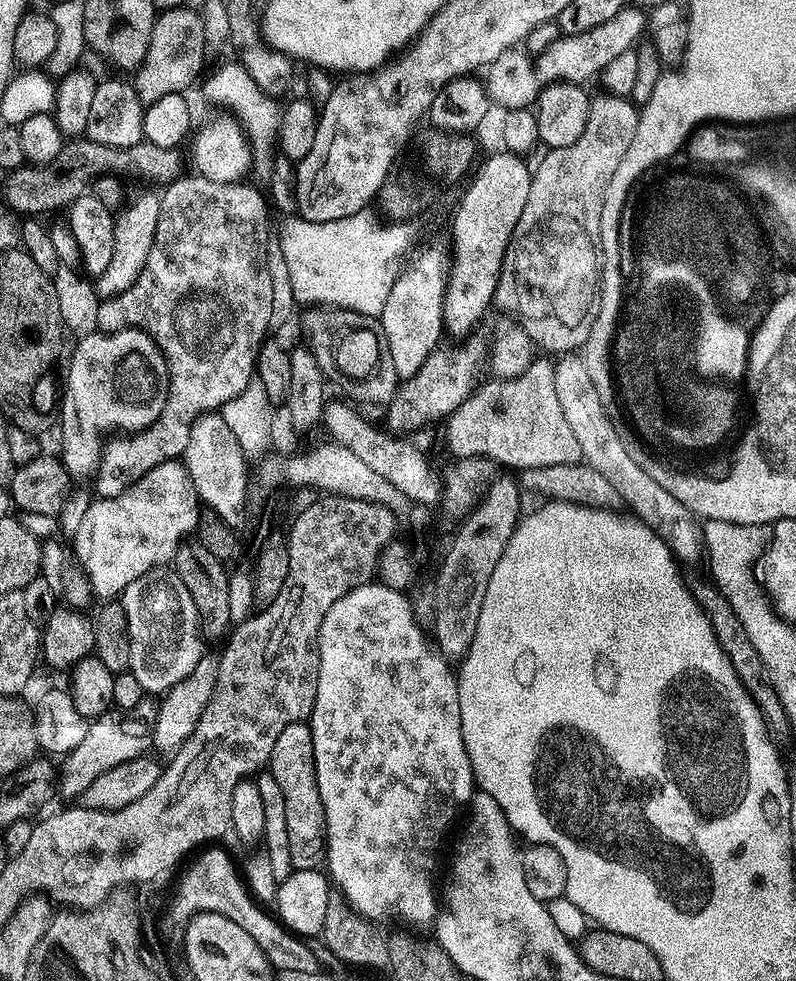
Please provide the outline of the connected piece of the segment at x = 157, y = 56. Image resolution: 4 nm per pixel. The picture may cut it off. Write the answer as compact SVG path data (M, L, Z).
M188 6L161 11L154 22L146 58L135 69L134 87L140 103L147 106L166 98L166 94L187 93L188 87L206 64L203 40L203 18L199 11L191 12Z

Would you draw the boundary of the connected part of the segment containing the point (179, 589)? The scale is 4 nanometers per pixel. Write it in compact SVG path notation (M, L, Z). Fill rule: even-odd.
M171 567L152 568L142 578L134 578L130 586L122 594L124 613L128 619L128 637L130 638L130 673L141 684L143 691L164 694L184 678L196 666L200 657L206 652L205 637L200 631L198 606L194 606L194 598L190 598L190 590L178 578Z

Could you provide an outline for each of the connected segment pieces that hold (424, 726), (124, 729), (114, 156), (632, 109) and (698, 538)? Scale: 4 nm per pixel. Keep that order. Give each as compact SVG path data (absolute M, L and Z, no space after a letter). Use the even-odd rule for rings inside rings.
M369 582L350 590L326 610L326 618L320 631L320 669L318 670L318 694L310 717L312 741L314 742L314 768L318 778L318 790L322 794L326 826L326 872L331 883L344 893L345 900L361 916L377 918L387 912L396 911L412 924L424 924L433 919L438 911L438 892L432 889L432 871L436 868L436 851L452 824L452 819L460 812L460 807L471 801L474 791L474 777L470 758L462 738L457 681L445 660L431 643L424 641L412 604L399 588L391 588L383 582Z
M109 710L91 721L86 730L86 738L78 742L74 751L63 757L64 774L59 775L58 784L64 787L68 796L83 797L86 786L98 778L98 774L106 774L106 770L114 770L114 766L122 766L122 762L130 762L134 758L145 755L150 748L150 728L127 711Z
M72 138L54 158L54 162L43 166L21 166L11 169L4 180L4 200L13 213L24 218L40 218L43 212L56 212L72 207L80 196L89 191L91 185L103 176L145 180L148 184L167 186L182 175L179 147L167 148L141 142L125 148L102 146L87 138Z
M611 94L601 95L596 101L591 101L582 136L573 145L549 148L544 152L540 165L532 172L530 198L526 202L523 215L544 216L544 220L576 220L576 212L564 212L564 196L560 196L560 192L588 192L588 196L592 196L592 192L600 192L600 188L604 188L604 180L613 178L614 170L618 170L618 162L622 162L622 154L626 154L626 150L630 150L630 142L634 142L634 130L638 130L640 114L631 99ZM546 206L552 206L555 215L548 215Z
M557 369L554 374L555 390L559 406L566 422L580 443L583 461L616 488L621 501L637 519L650 527L665 542L672 555L681 564L696 564L703 561L706 543L703 529L692 512L674 498L668 490L660 487L633 460L629 447L621 442L605 410L604 400L590 386L583 371Z

